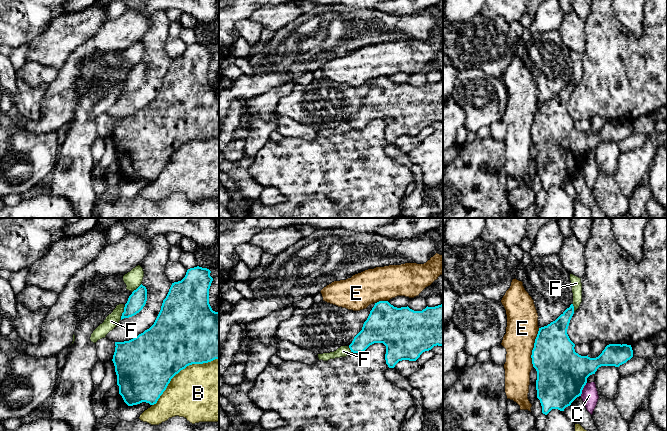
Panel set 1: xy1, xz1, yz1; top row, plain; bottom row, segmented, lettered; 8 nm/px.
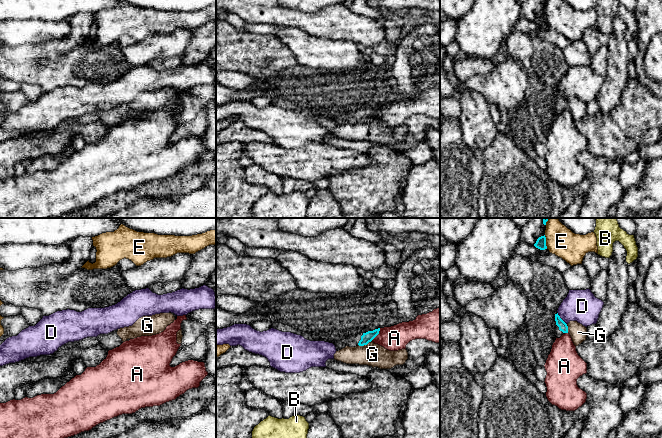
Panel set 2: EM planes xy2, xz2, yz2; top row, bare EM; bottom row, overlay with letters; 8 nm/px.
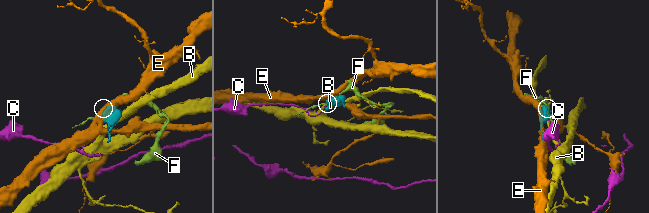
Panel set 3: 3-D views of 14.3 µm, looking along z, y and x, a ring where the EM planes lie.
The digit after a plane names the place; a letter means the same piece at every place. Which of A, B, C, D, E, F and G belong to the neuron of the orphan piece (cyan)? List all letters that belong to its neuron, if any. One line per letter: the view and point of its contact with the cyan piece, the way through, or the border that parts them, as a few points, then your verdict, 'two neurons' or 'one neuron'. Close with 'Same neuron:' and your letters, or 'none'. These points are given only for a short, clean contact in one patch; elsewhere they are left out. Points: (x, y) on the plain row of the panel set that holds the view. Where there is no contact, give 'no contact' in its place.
A: meets cyan in xz2 at (377, 110); border along xz2 (380, 104), (379, 108), (371, 116); two neurons
B: meets cyan in xy1 at (181, 145); two neurons
C: meets cyan in yz1 at (582, 165); border along yz1 (586, 158), (580, 171); two neurons
D: meets cyan in yz2 at (561, 95); border along yz2 (557, 89), (566, 100); two neurons
E: meets cyan in yz1 at (534, 123); two neurons
F: meets cyan in xy1 at (123, 88); two neurons
G: meets cyan in xz2 at (365, 120); runs through xz2 (367, 113), (365, 120), (372, 130); one neuron
Same neuron: G

